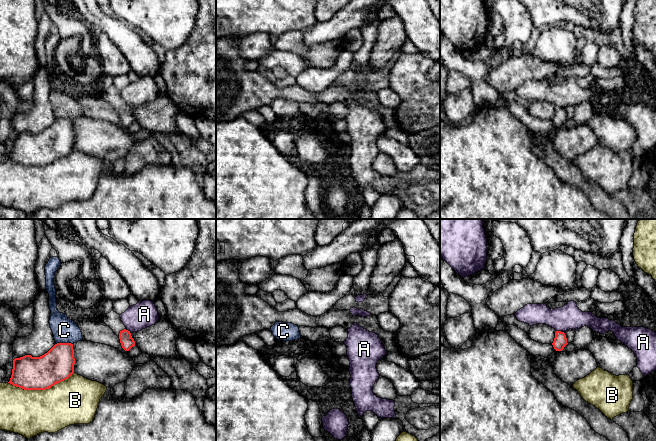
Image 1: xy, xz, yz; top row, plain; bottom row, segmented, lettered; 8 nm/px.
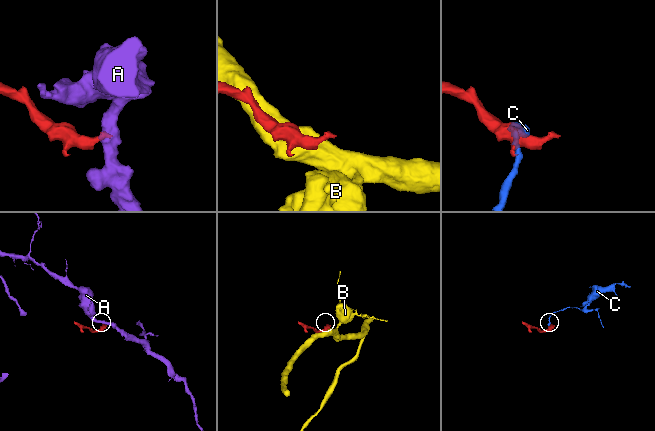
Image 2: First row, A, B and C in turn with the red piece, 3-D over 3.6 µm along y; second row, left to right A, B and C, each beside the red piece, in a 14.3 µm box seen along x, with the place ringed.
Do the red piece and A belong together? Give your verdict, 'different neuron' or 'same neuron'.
different neuron

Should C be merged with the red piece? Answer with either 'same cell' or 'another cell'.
another cell

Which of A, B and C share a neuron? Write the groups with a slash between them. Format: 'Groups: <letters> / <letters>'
Groups: A / B / C

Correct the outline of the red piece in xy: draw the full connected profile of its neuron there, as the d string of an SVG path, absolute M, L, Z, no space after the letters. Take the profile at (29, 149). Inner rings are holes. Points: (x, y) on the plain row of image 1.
M57 119L40 133L15 134L8 159L24 166L46 166L68 155L74 140L73 120Z

